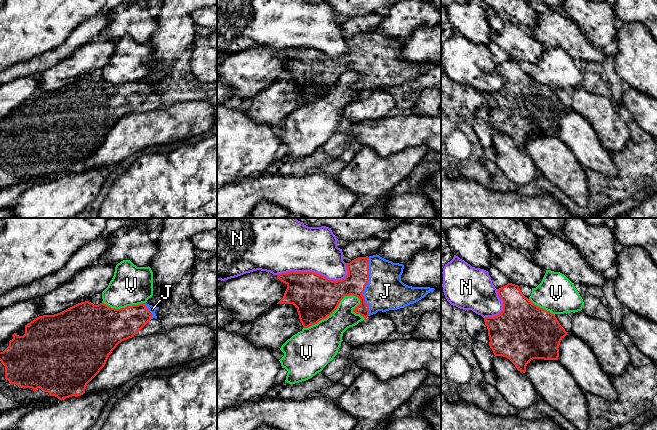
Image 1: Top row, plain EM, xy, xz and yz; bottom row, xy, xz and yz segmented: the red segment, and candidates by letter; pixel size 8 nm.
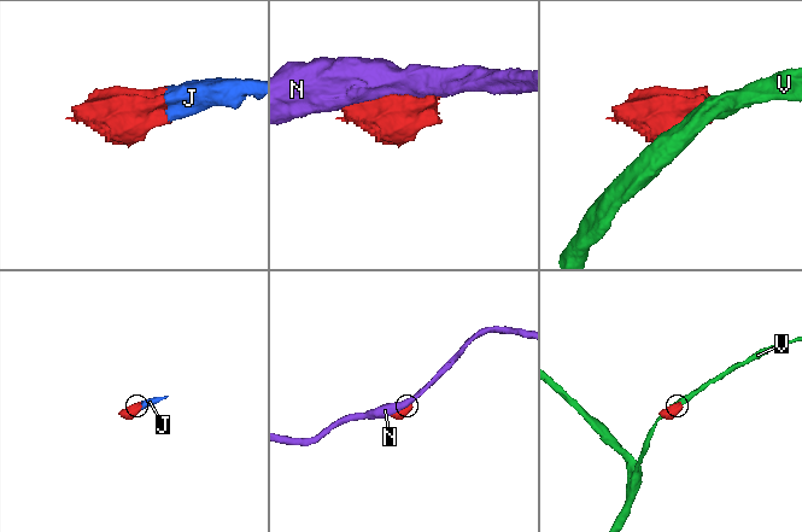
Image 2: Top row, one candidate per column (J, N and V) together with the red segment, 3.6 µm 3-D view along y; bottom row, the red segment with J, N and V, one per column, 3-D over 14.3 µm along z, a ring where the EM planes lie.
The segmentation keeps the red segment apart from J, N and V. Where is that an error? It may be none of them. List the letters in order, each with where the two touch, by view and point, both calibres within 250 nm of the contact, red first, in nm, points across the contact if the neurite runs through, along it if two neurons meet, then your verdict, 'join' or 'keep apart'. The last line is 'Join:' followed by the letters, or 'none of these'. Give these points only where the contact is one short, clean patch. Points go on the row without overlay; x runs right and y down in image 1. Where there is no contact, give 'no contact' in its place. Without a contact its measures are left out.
J: xz (365, 61) | 180/300 nm | join
N: xz (313, 48) | 360/380 nm | keep apart
V: xz (333, 87) | 360/280 nm | keep apart
Join: J

